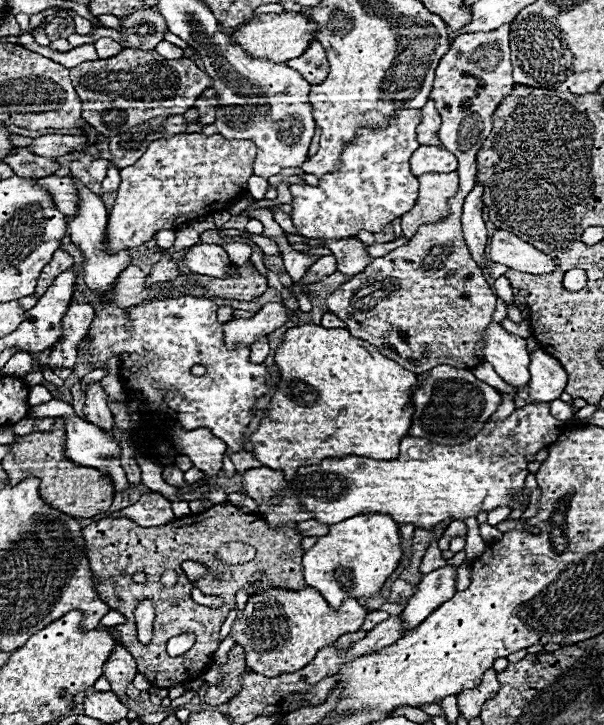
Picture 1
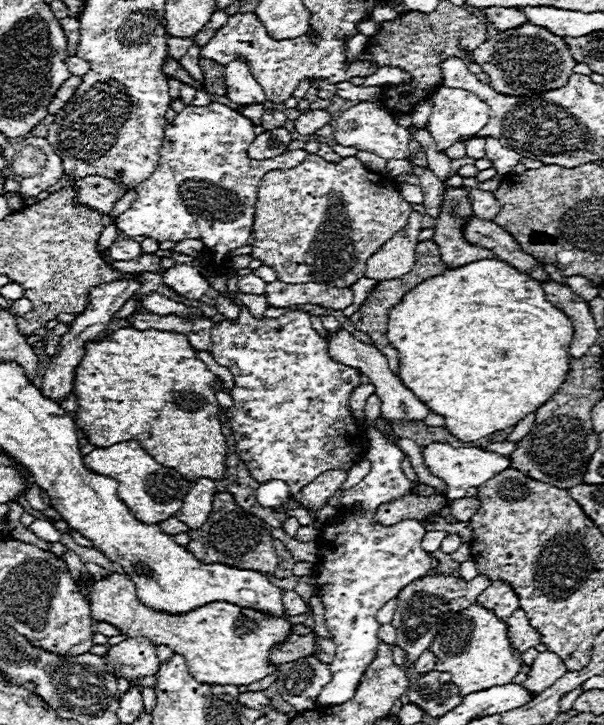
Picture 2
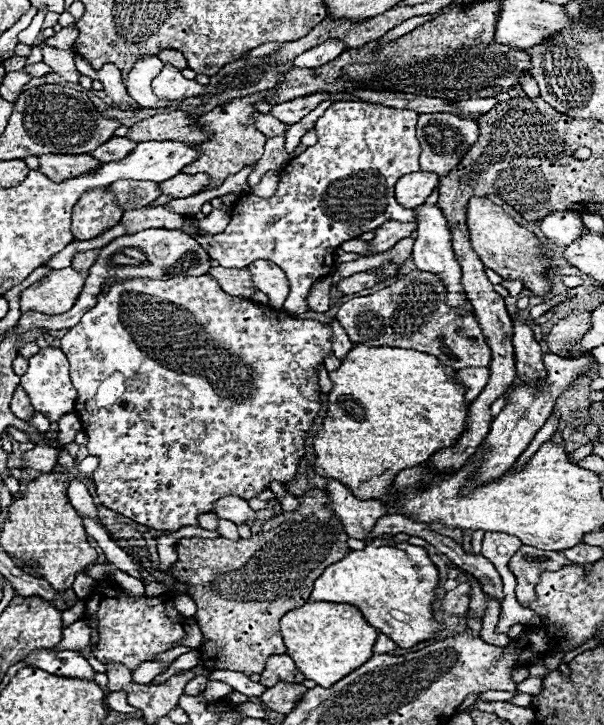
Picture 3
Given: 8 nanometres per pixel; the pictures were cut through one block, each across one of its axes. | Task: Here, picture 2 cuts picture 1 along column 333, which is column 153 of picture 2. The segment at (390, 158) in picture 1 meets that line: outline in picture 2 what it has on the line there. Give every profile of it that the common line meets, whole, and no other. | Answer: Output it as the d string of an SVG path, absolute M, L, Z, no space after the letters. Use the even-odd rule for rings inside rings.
M208 104L208 106L186 106L172 124L164 130L164 142L160 148L160 164L156 172L144 180L138 188L136 202L118 216L116 228L126 236L146 236L156 242L162 240L200 240L204 244L206 254L210 256L210 268L222 268L220 272L228 272L230 252L246 246L248 236L252 234L254 210L256 210L256 190L260 180L270 170L288 170L300 164L308 154L304 150L288 150L288 154L270 158L270 160L252 160L248 158L248 146L256 138L254 124L244 118L240 112L224 106L224 104Z

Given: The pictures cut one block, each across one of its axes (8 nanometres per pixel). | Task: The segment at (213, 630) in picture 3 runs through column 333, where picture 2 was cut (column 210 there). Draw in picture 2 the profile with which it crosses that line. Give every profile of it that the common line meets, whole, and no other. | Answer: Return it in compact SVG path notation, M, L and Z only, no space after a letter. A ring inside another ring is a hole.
M218 492L214 496L212 514L208 516L208 520L200 528L188 530L186 534L190 536L190 542L184 548L192 552L202 564L226 564L232 568L256 570L264 574L274 574L278 568L278 556L274 552L272 536L268 534L266 524L236 506L234 498L228 492Z

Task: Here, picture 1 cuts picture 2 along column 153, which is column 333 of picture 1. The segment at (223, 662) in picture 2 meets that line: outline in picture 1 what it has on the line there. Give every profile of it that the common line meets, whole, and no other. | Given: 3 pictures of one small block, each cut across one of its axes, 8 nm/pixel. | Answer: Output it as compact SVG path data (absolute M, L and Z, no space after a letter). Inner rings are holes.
M270 588L248 598L242 614L232 622L230 636L244 648L244 660L252 672L274 678L304 668L320 648L334 644L342 634L360 630L364 618L366 608L358 604L356 598L346 598L342 606L334 610L314 588Z

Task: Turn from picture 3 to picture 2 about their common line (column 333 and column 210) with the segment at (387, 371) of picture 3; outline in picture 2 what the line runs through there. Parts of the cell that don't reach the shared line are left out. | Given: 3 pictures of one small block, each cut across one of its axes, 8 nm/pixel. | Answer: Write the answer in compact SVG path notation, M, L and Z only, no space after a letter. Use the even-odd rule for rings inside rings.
M132 326L128 328L120 328L116 332L110 332L108 336L104 336L102 340L94 340L94 342L86 342L86 352L80 360L80 364L74 370L74 394L78 398L78 410L72 416L78 424L78 428L86 434L88 442L94 444L95 447L108 447L116 442L128 440L136 440L140 442L140 446L156 458L158 464L168 466L178 470L186 480L196 480L196 478L210 478L210 480L222 480L226 476L226 466L224 466L224 454L226 454L226 438L220 430L220 422L218 422L218 402L216 402L216 392L210 388L210 382L218 380L206 366L202 360L196 358L194 348L188 344L188 340L176 332L162 332L162 330L136 330Z

